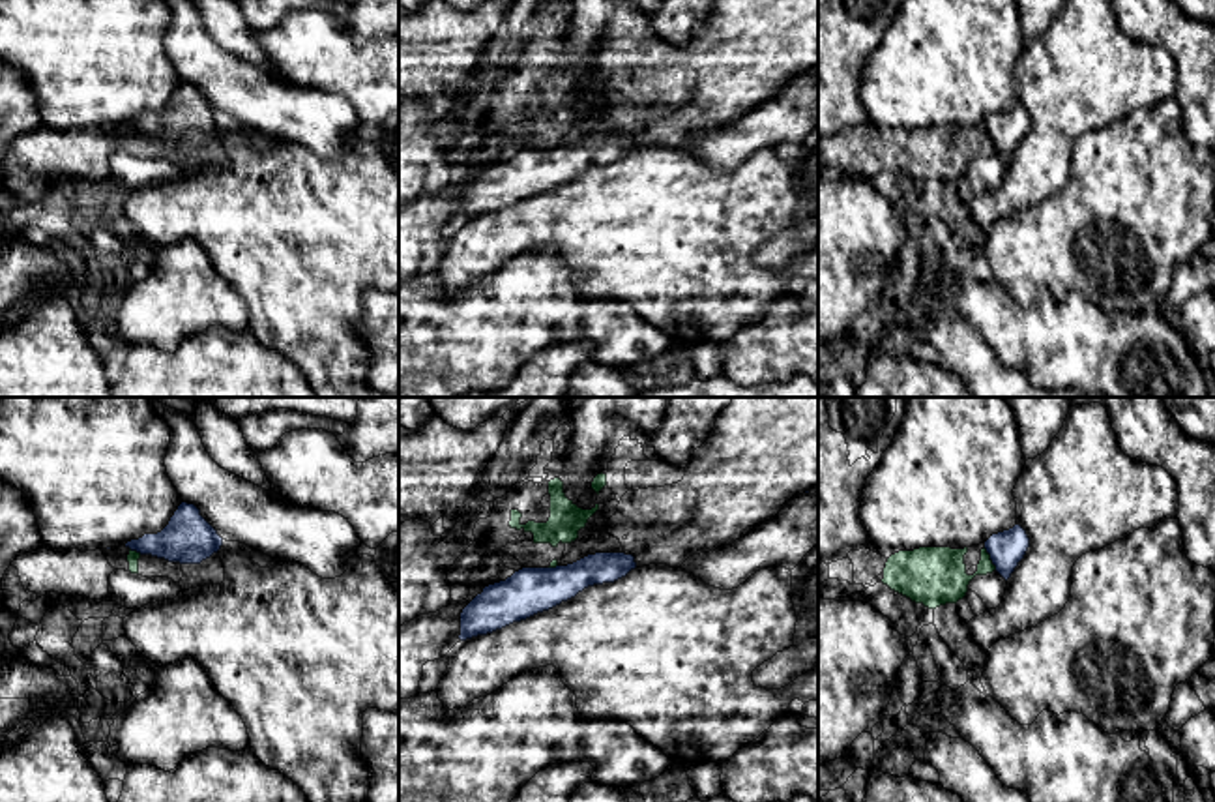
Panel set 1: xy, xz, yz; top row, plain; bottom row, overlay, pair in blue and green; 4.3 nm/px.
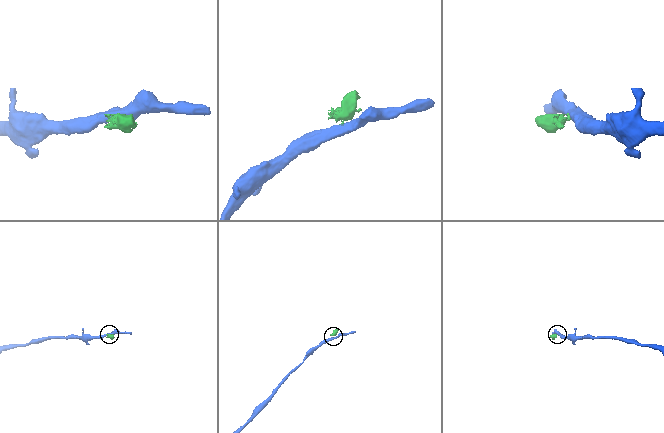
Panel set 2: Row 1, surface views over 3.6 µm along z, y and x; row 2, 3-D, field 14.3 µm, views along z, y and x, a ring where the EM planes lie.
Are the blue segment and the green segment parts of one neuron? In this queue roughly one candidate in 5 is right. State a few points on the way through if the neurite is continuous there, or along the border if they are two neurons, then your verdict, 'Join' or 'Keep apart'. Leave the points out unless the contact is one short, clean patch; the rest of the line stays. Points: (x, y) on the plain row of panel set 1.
Boundary: yz (983, 128), (996, 148). Keep apart

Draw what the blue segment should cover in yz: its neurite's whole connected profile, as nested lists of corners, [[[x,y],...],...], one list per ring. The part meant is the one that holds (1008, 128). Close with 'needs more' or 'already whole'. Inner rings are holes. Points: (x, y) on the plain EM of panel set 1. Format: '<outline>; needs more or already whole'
[[[1020,105],[1009,111],[992,114],[985,122],[996,152],[1007,161],[1030,127],[1030,118]]]; already whole

